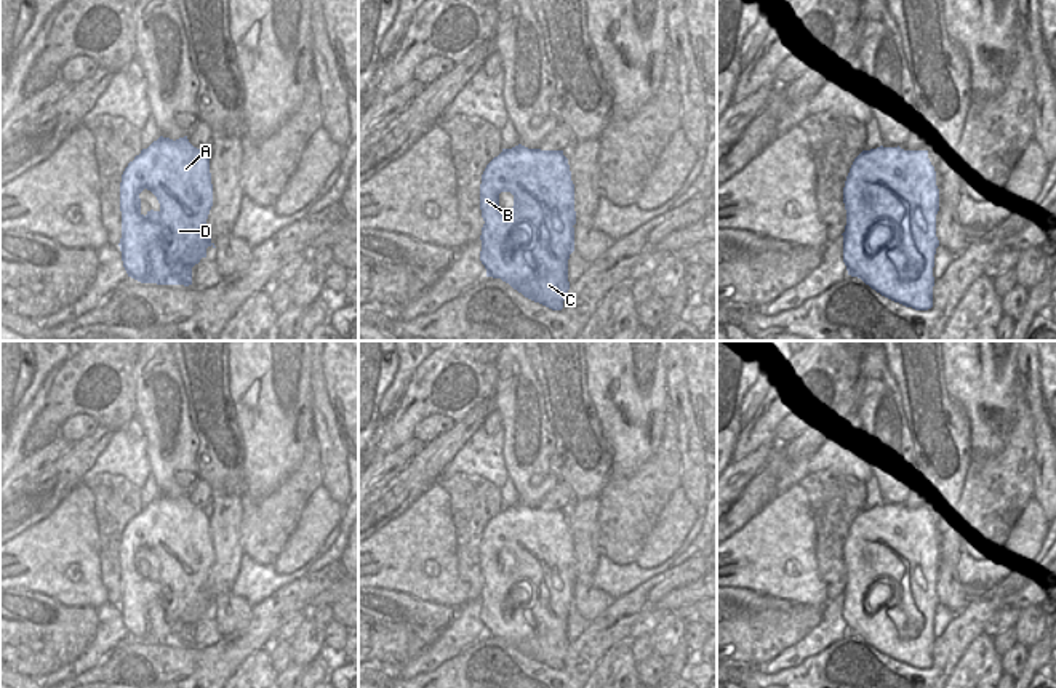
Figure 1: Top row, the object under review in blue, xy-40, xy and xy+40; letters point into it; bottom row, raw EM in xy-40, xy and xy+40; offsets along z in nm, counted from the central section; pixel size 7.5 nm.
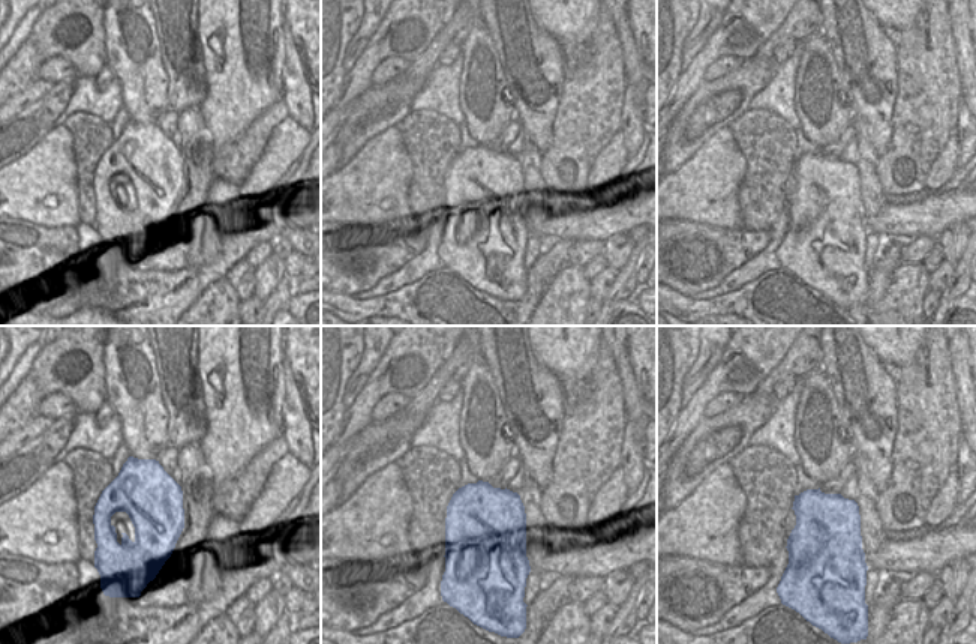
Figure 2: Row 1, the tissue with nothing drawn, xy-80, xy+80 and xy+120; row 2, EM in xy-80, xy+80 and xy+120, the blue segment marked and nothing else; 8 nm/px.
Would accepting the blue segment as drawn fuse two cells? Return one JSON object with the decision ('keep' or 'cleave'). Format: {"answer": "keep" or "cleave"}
{"answer": "keep"}

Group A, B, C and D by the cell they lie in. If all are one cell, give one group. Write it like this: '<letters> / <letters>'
A B C D

